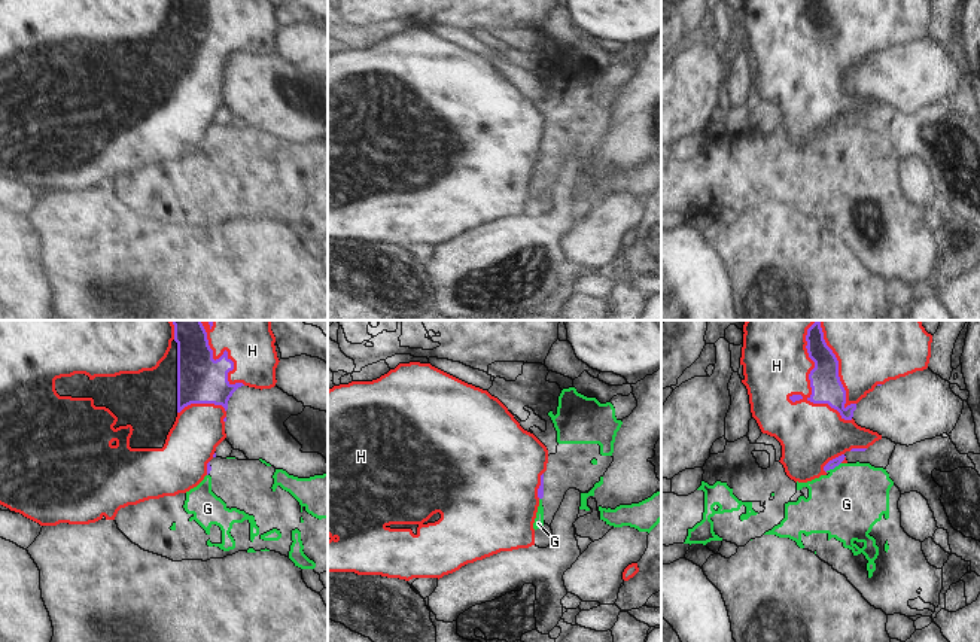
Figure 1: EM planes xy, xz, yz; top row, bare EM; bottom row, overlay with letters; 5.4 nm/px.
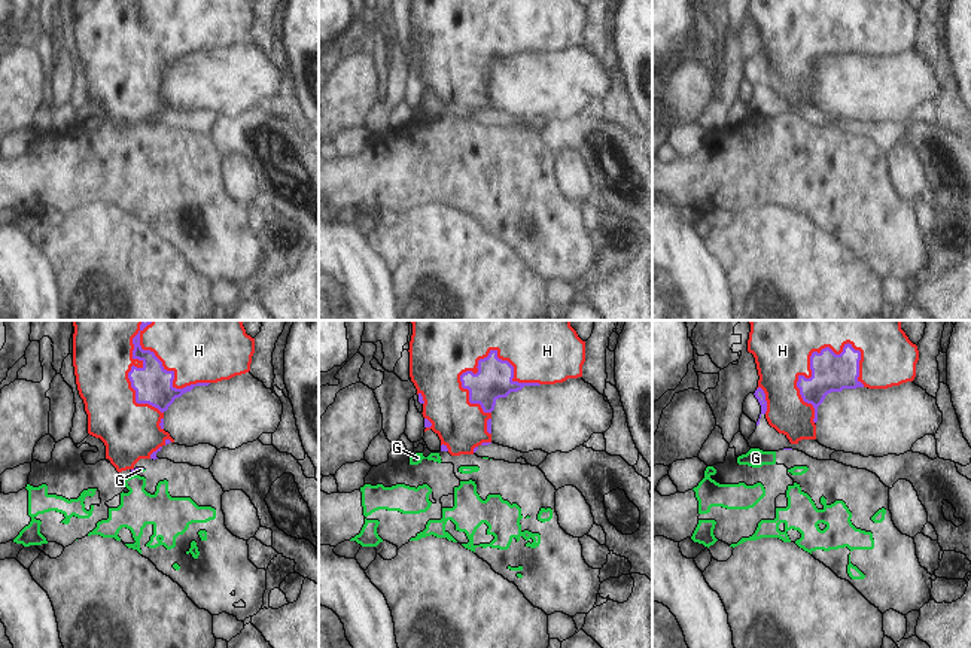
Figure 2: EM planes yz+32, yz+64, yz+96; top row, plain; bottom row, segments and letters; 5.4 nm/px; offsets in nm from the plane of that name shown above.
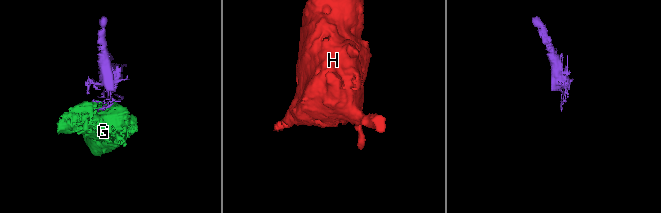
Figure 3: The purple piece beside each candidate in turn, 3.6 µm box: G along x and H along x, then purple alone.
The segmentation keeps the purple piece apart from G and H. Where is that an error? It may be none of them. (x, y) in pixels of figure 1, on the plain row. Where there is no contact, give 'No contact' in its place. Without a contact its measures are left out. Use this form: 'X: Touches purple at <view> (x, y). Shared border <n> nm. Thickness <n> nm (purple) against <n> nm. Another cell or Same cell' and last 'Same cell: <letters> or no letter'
G: Touches purple at yz (833, 134). Shared border 100 nm. Thickness 50 nm (purple) against 380 nm. Another cell
H: Touches purple at yz (810, 52). Shared border 550 nm. Thickness 160 nm (purple) against 360 nm. Same cell
Same cell: H.

